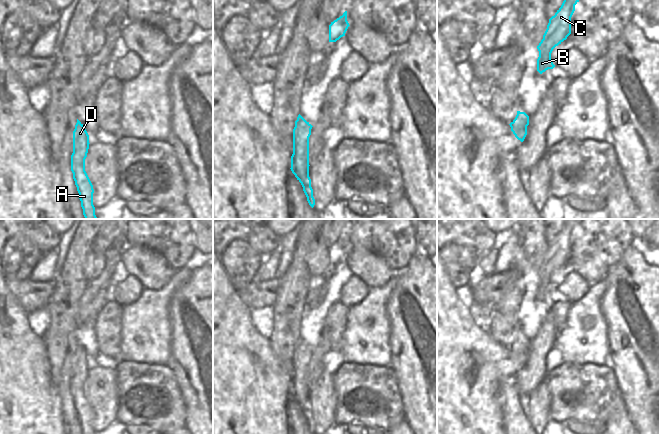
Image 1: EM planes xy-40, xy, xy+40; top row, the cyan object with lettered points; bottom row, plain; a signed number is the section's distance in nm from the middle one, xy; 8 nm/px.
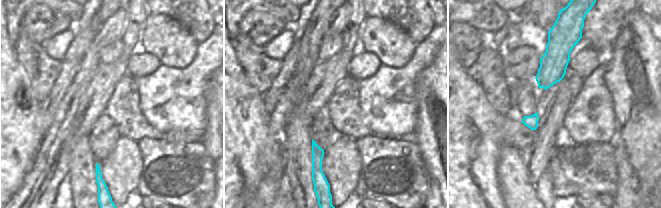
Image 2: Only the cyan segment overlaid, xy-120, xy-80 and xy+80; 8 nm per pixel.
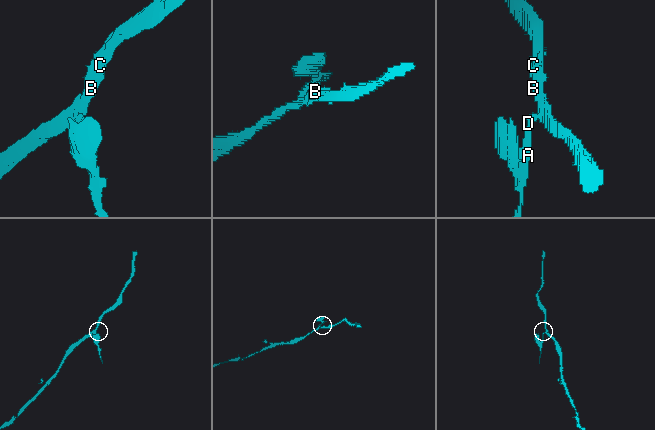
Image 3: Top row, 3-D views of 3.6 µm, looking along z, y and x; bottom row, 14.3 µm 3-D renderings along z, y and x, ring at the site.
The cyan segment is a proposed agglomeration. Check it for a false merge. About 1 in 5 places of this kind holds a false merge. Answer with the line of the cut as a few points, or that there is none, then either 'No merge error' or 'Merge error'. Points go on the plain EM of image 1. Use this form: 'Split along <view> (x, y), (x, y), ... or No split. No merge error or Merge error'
Split along xy+40 (528, 343), (525, 345), (526, 352). Merge error

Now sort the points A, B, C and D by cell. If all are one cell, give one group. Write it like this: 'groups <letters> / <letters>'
groups A D / B C

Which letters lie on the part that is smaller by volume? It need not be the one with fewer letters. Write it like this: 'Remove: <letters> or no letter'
Remove: A, D

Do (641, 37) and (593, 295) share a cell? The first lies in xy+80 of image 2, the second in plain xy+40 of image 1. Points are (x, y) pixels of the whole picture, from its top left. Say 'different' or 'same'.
different

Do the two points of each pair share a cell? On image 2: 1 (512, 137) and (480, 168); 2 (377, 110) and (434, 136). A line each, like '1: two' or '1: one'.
1: one
2: two

